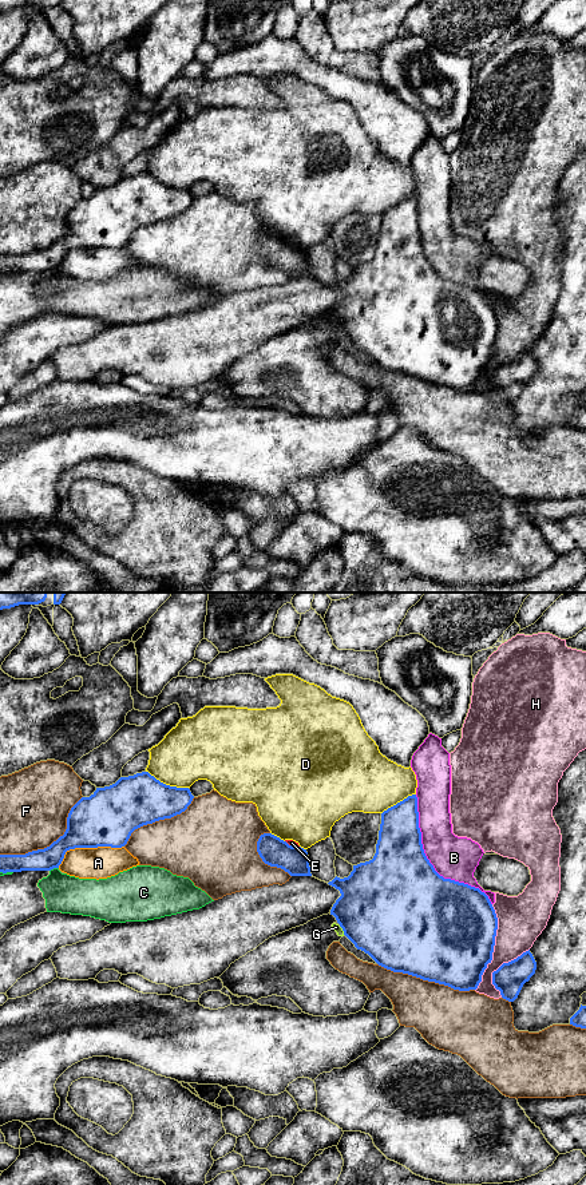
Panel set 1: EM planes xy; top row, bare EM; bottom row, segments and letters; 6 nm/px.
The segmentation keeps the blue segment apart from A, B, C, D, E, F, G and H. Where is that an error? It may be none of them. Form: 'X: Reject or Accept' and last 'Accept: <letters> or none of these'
A: Reject
B: Reject
C: Reject
D: Reject
E: Reject
F: Reject
G: Reject
H: Reject
Accept: none of these

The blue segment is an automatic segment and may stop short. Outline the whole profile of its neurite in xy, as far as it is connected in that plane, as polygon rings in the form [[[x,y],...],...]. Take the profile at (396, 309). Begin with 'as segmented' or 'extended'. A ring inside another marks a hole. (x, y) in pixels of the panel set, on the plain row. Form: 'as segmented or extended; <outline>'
as segmented; [[[416,195],[408,197],[403,202],[397,203],[396,206],[388,209],[381,214],[379,241],[376,245],[376,254],[373,259],[353,266],[353,272],[348,278],[340,280],[336,277],[328,285],[338,290],[341,294],[341,297],[333,305],[330,316],[336,318],[337,324],[344,332],[344,336],[355,345],[355,348],[368,354],[379,366],[393,373],[408,374],[423,381],[448,387],[459,392],[470,392],[478,389],[479,384],[482,383],[482,376],[487,369],[487,365],[492,361],[495,337],[498,330],[498,318],[488,297],[484,293],[468,285],[459,284],[451,280],[444,280],[435,272],[433,266],[427,259],[421,245]]]

